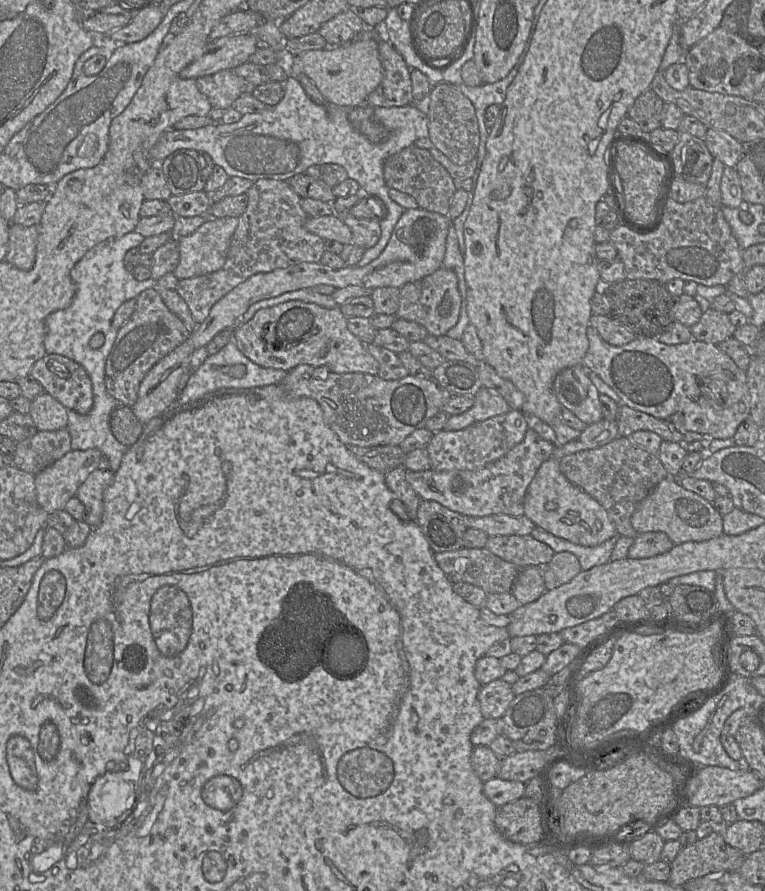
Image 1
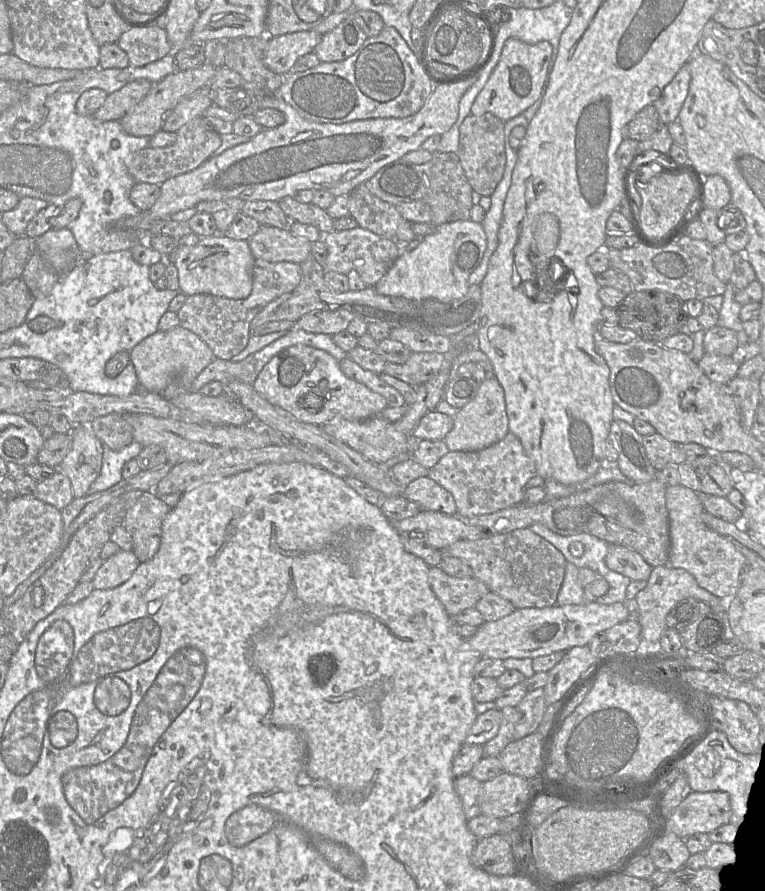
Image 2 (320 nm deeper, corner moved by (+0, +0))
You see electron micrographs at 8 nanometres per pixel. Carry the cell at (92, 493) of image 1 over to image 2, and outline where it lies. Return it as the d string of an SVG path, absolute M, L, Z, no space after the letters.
M145 491L128 510L123 526L131 536L132 552L140 562L151 560L158 552L162 524L171 509L154 491Z

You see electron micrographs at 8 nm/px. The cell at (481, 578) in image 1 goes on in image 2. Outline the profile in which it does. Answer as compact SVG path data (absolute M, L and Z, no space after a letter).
M438 566L429 568L428 580L435 596L451 618L465 609L475 608L476 603L490 592L475 577L453 577Z

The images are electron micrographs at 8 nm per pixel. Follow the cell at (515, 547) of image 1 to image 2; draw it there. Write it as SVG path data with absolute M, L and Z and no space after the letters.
M529 528L480 540L457 541L440 551L442 556L464 560L472 569L473 577L482 581L490 592L508 600L515 609L556 605L565 575L565 557L555 546Z

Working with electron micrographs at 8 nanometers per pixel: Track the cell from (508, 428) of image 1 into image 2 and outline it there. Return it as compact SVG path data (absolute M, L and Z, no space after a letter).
M508 432L502 440L482 450L449 451L429 469L427 476L452 494L457 506L456 515L474 517L521 503L524 486L535 475L533 460L526 454L518 437Z

